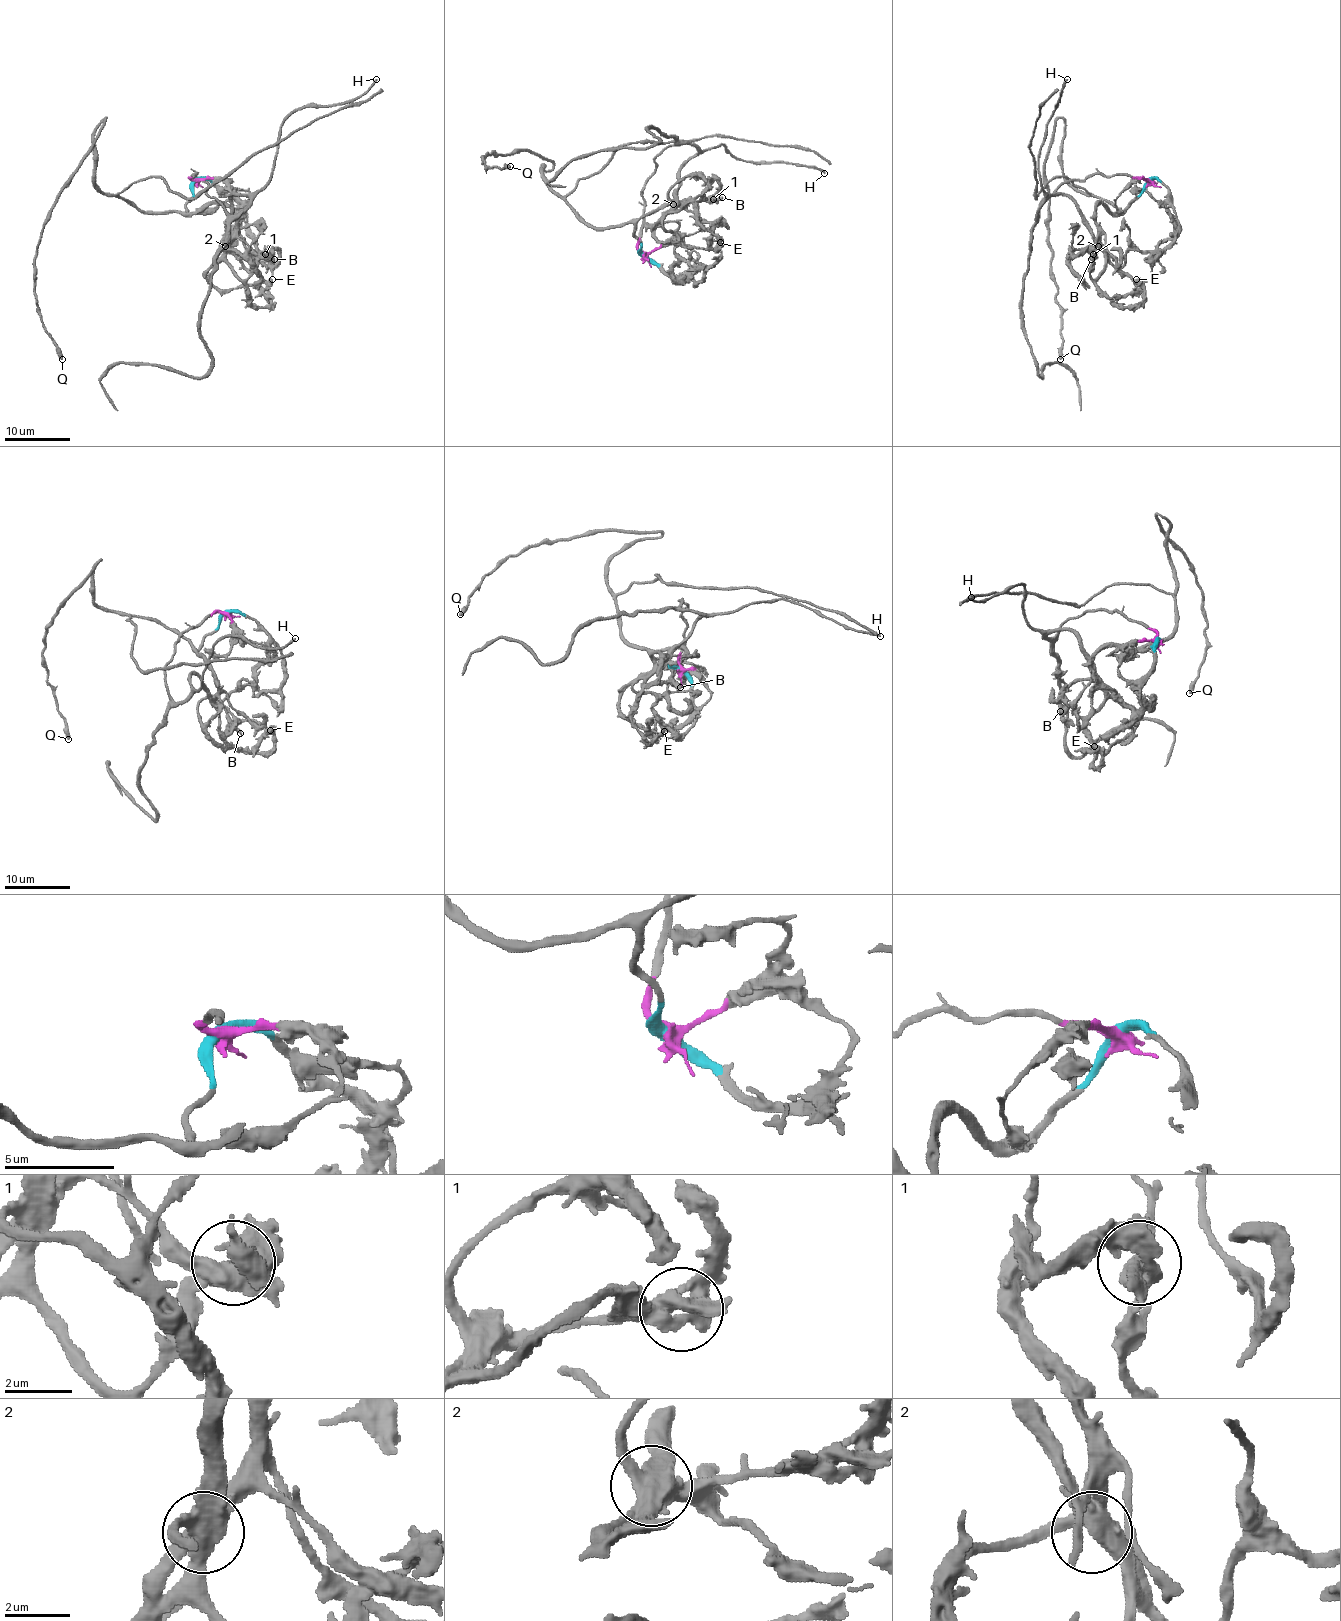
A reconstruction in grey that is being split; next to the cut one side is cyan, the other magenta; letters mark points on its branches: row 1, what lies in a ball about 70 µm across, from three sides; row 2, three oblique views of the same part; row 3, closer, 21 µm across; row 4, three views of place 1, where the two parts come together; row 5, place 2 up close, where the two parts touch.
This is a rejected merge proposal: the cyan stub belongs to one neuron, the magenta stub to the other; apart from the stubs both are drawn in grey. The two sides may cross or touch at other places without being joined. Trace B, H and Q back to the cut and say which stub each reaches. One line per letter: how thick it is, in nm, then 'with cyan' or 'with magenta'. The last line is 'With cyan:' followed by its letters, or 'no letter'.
B: 400 nm | with cyan
H: 220 nm | with magenta
Q: 400 nm | with cyan
With cyan: B, Q

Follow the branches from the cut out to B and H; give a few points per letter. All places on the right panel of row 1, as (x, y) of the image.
B: (1148, 181), (1117, 214), (1112, 214), (1103, 204), (1098, 205), (1098, 235), (1091, 259)
H: (1148, 181), (1125, 174), (1073, 179), (1045, 197), (1037, 215), (1044, 197), (1039, 155), (1045, 124), (1067, 80)

